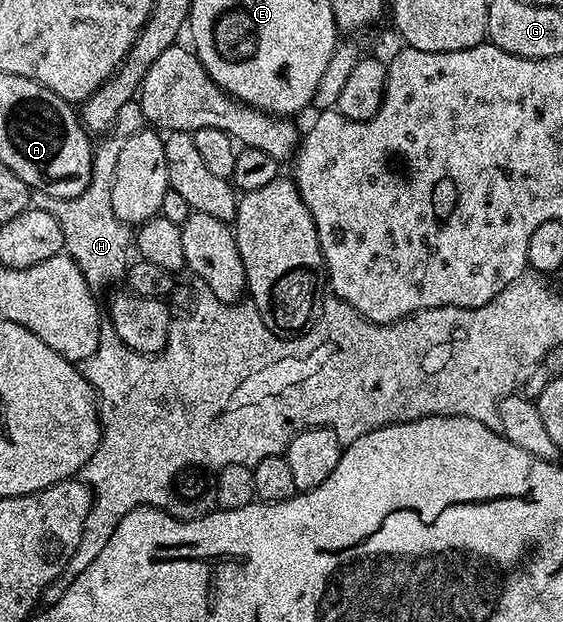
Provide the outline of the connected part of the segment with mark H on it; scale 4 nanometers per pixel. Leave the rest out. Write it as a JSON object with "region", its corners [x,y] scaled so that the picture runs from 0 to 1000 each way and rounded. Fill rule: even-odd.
{"region":[[[236,161],[231,166],[224,166],[222,170],[215,174],[213,178],[210,178],[210,190],[204,193],[204,198],[199,206],[199,215],[194,215],[192,219],[187,219],[179,227],[183,227],[179,232],[178,228],[169,235],[169,240],[165,241],[165,254],[163,254],[163,272],[162,272],[162,288],[160,294],[155,296],[155,301],[151,307],[146,307],[146,310],[139,317],[126,317],[121,322],[105,322],[99,317],[85,315],[78,309],[67,309],[60,307],[55,312],[53,317],[53,326],[55,331],[62,336],[80,338],[85,344],[96,346],[98,352],[103,355],[103,362],[110,370],[112,378],[112,387],[114,387],[114,400],[119,407],[119,412],[128,413],[135,421],[139,423],[139,429],[144,436],[149,437],[149,447],[153,449],[153,455],[158,458],[158,461],[163,463],[165,471],[178,474],[183,473],[181,468],[185,463],[190,461],[192,457],[197,455],[199,450],[204,449],[204,445],[218,447],[224,439],[224,428],[229,424],[231,412],[227,413],[227,400],[231,407],[231,399],[234,394],[234,371],[233,367],[226,362],[222,362],[220,357],[213,355],[208,349],[208,346],[202,342],[201,336],[201,285],[202,285],[202,275],[208,272],[208,262],[210,262],[210,251],[211,244],[217,240],[217,230],[222,227],[224,222],[229,222],[231,217],[242,215],[245,209],[258,206],[259,196],[256,193],[256,180],[250,178],[250,172],[247,169],[247,164],[243,161]]]}

